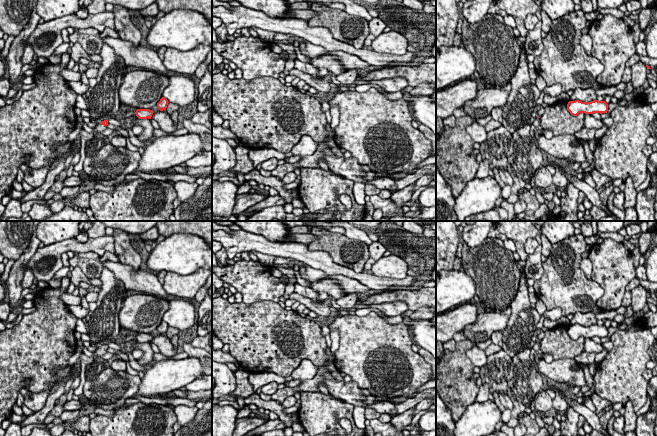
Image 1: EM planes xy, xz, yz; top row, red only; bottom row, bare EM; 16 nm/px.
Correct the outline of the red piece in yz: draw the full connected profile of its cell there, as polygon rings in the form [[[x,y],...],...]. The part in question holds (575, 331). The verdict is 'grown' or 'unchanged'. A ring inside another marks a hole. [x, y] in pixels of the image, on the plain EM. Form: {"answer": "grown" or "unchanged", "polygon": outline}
{"answer": "unchanged", "polygon": [[[579,324],[569,325],[567,334],[571,339],[577,340],[579,337],[593,338],[593,337],[607,337],[608,328],[605,325],[594,324],[591,326],[582,326]]]}

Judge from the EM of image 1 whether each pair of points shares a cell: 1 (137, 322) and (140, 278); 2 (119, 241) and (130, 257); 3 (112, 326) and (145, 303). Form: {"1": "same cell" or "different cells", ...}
{"1": "different cells", "2": "same cell", "3": "different cells"}

